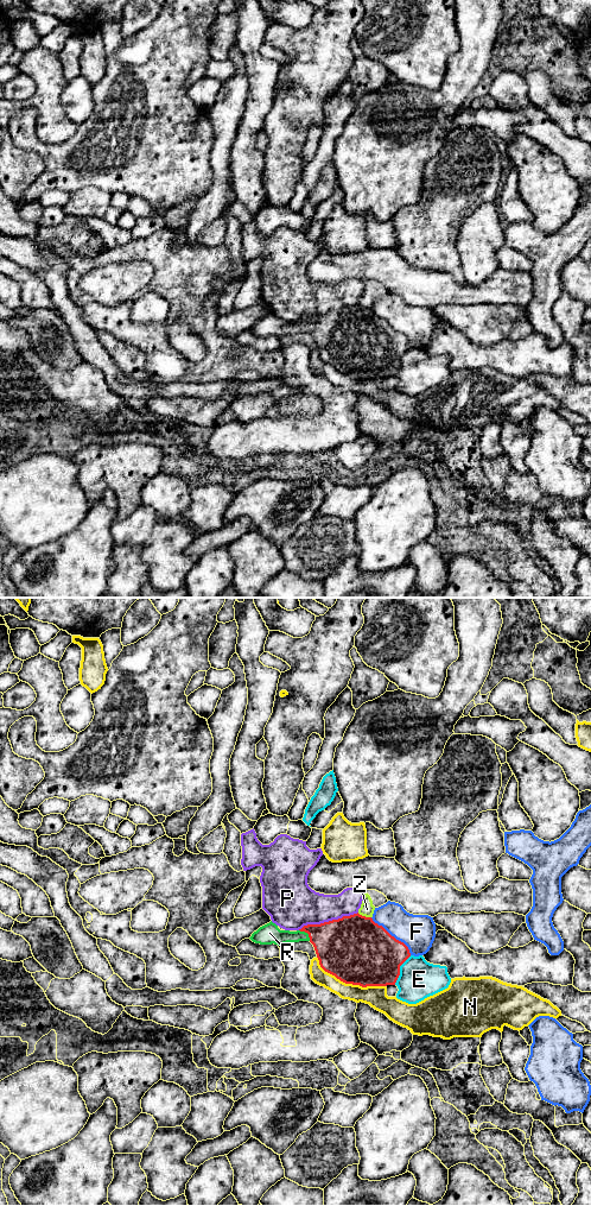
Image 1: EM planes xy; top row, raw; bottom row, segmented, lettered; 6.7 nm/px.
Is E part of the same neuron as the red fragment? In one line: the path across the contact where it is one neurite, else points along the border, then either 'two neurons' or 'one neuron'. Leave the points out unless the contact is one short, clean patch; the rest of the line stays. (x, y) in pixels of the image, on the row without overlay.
two neurons

